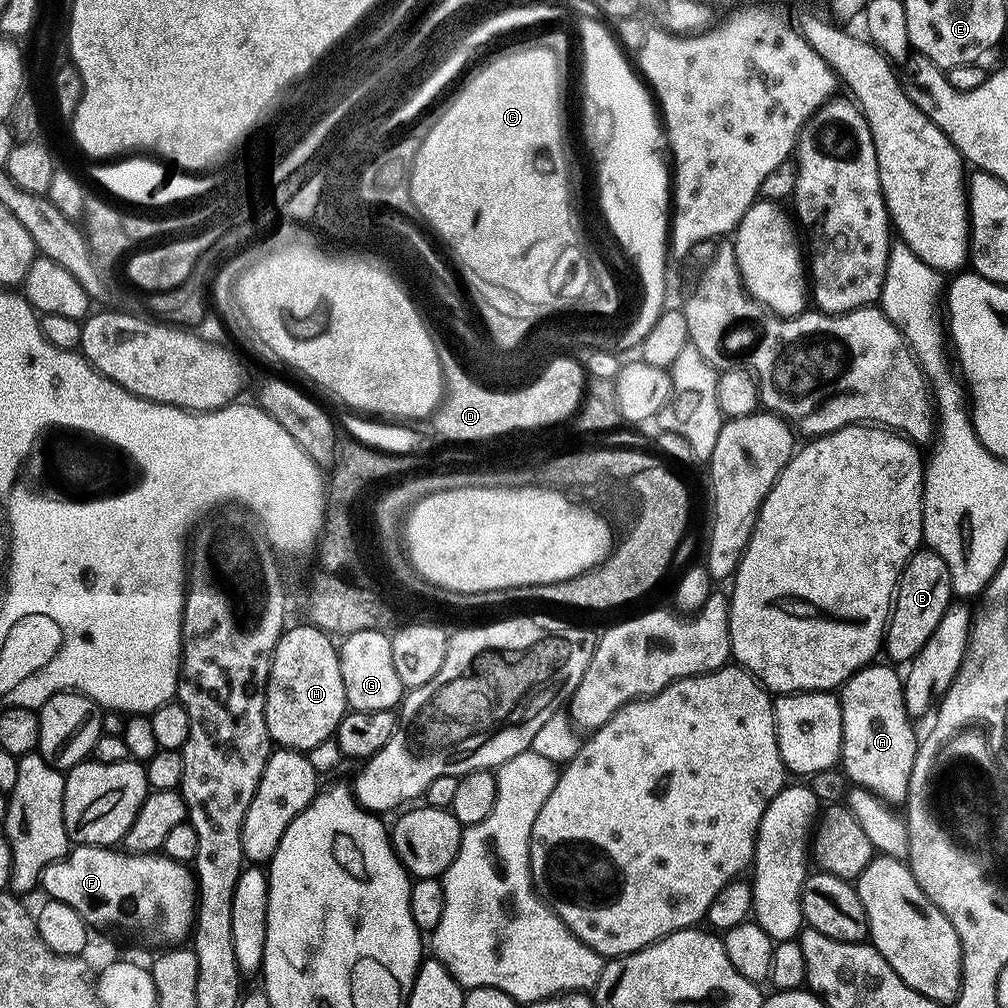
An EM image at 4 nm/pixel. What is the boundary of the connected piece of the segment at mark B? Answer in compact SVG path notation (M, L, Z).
M929 548L916 552L907 564L903 578L897 588L897 597L893 603L892 618L889 621L888 635L885 637L885 651L894 660L893 663L911 663L923 650L938 625L945 617L946 610L954 600L952 575L941 556Z

